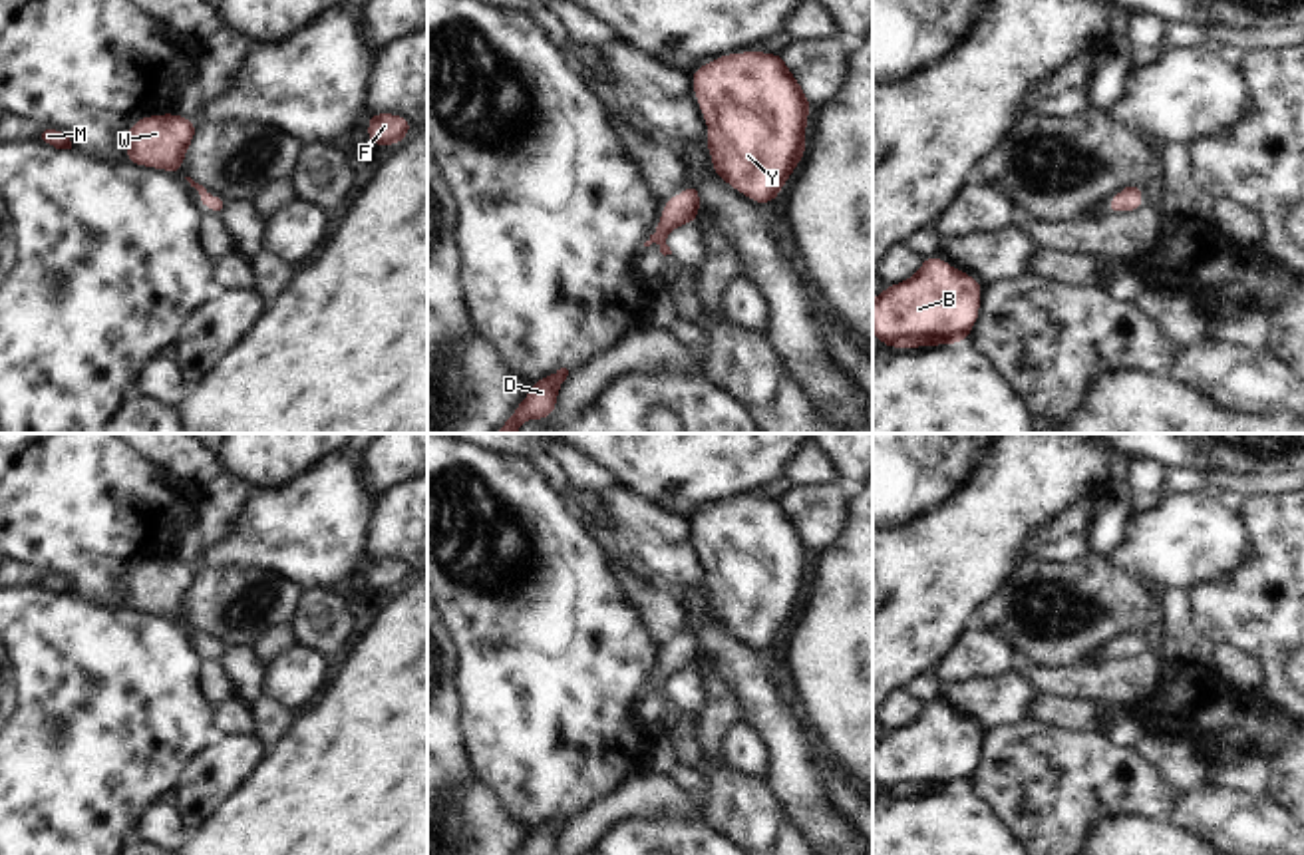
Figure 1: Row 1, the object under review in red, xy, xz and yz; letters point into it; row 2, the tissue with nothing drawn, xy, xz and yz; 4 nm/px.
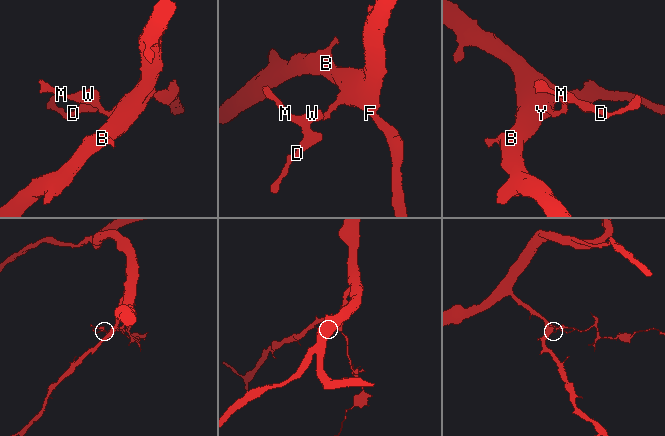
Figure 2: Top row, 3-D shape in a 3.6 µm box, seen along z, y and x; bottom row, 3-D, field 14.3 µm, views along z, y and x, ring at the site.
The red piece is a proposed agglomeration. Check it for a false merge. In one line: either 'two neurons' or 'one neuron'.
one neuron

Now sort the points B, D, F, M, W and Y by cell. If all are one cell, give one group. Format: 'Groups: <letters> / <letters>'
Groups: B D F M W Y

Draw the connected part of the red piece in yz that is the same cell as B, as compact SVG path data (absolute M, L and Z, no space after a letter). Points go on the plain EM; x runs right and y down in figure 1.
M924 702L922 712L873 744L873 779L887 793L960 789L970 781L982 730L940 702Z

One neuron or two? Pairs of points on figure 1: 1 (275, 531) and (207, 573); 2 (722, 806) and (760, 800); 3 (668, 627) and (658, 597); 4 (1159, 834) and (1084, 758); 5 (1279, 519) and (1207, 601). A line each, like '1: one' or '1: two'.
1: two
2: one
3: one
4: two
5: one

